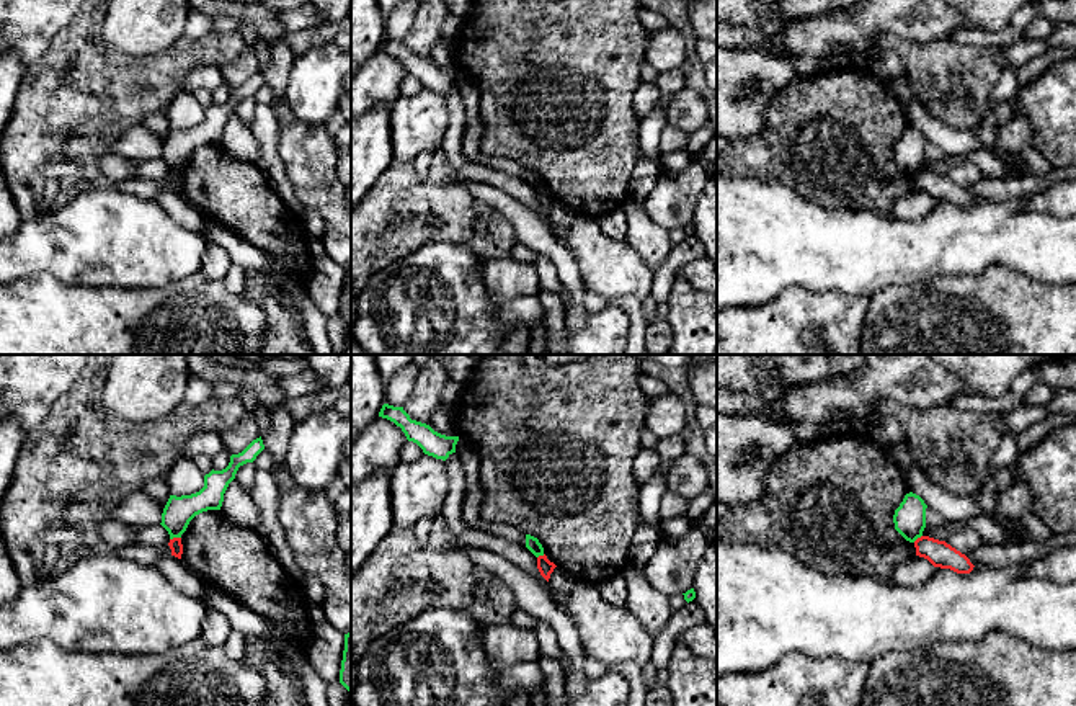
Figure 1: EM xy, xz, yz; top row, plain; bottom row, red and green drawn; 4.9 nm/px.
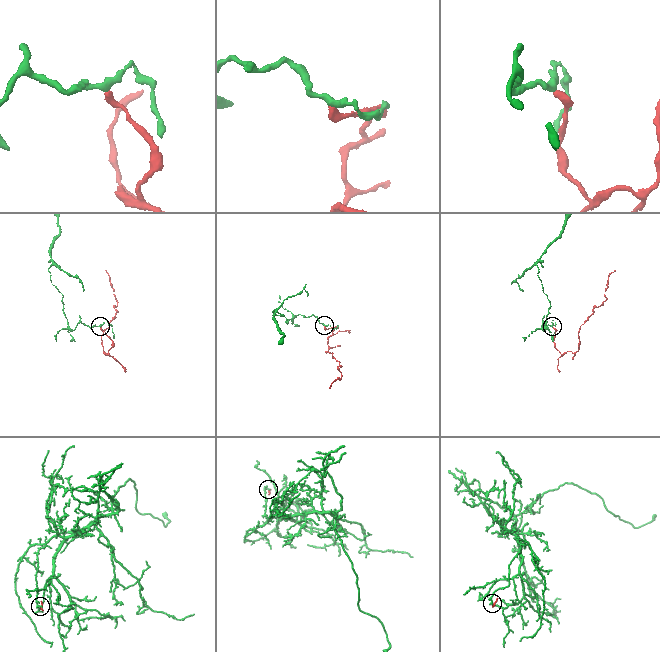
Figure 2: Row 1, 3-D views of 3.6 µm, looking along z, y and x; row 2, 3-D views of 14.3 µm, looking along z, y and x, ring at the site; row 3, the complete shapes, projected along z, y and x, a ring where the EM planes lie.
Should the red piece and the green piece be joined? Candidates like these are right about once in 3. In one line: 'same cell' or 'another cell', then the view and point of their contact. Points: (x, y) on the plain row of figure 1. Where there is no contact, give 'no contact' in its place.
another cell; contact xy (175, 172)

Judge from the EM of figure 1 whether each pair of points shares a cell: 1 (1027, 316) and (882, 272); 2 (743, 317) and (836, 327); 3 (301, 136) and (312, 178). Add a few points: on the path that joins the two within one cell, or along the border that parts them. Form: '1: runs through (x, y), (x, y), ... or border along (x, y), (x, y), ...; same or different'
1: border along (955, 273), (910, 285), (889, 285), (880, 291); different
2: runs through (766, 322), (813, 322); same
3: runs through (301, 146), (311, 156), (312, 169); same

